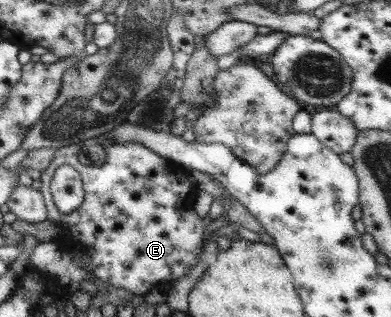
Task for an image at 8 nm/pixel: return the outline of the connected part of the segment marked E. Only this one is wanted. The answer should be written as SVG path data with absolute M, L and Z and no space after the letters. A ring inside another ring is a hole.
M78 141L77 143L67 144L65 147L58 147L55 149L55 156L51 158L51 164L47 166L42 172L40 172L39 181L41 182L41 187L39 189L39 193L43 198L44 206L46 207L46 220L51 221L53 224L58 225L59 228L62 228L62 238L61 242L59 242L59 249L67 252L70 255L72 252L74 255L73 264L76 267L79 267L81 270L87 269L93 276L108 284L109 286L113 286L117 289L123 289L125 291L129 291L131 295L144 295L145 293L149 293L153 287L160 288L162 285L168 283L168 285L173 285L177 279L180 279L185 275L185 273L192 267L197 259L199 259L199 255L202 251L202 242L203 239L203 230L205 226L203 225L203 221L199 218L196 213L192 210L192 196L195 193L195 187L191 183L191 180L188 178L189 173L188 170L182 168L180 165L173 164L167 159L163 159L159 157L159 155L155 155L150 149L147 147L143 147L141 143L135 143L135 141L127 141L127 143L113 143L113 145L103 144L102 147L105 150L106 158L105 162L99 166L91 166L91 165L83 165L77 160L77 155L81 153L81 146L84 144L82 141ZM61 165L69 165L77 171L79 174L79 178L81 178L81 184L83 184L83 202L75 211L72 213L63 214L60 213L53 204L53 199L51 197L51 193L49 191L50 181L53 177L53 172L57 169L57 167Z

